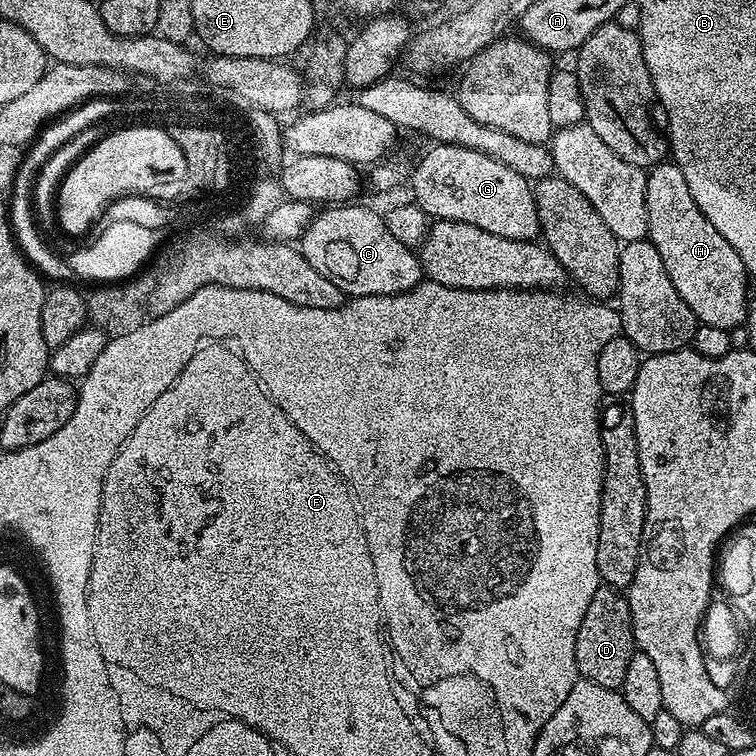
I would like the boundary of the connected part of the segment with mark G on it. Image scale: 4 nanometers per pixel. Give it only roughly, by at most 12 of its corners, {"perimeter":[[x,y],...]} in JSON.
{"perimeter":[[433,143],[411,169],[433,221],[540,236],[533,185],[478,150]]}

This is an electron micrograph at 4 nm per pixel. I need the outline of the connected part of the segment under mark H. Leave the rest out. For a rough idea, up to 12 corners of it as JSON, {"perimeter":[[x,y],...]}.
{"perimeter":[[674,162],[646,182],[647,239],[699,323],[743,325],[750,281]]}

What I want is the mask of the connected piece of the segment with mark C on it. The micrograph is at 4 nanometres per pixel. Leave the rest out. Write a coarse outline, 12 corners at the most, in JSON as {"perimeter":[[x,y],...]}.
{"perimeter":[[360,202],[317,211],[300,253],[345,297],[409,292],[417,253]]}

